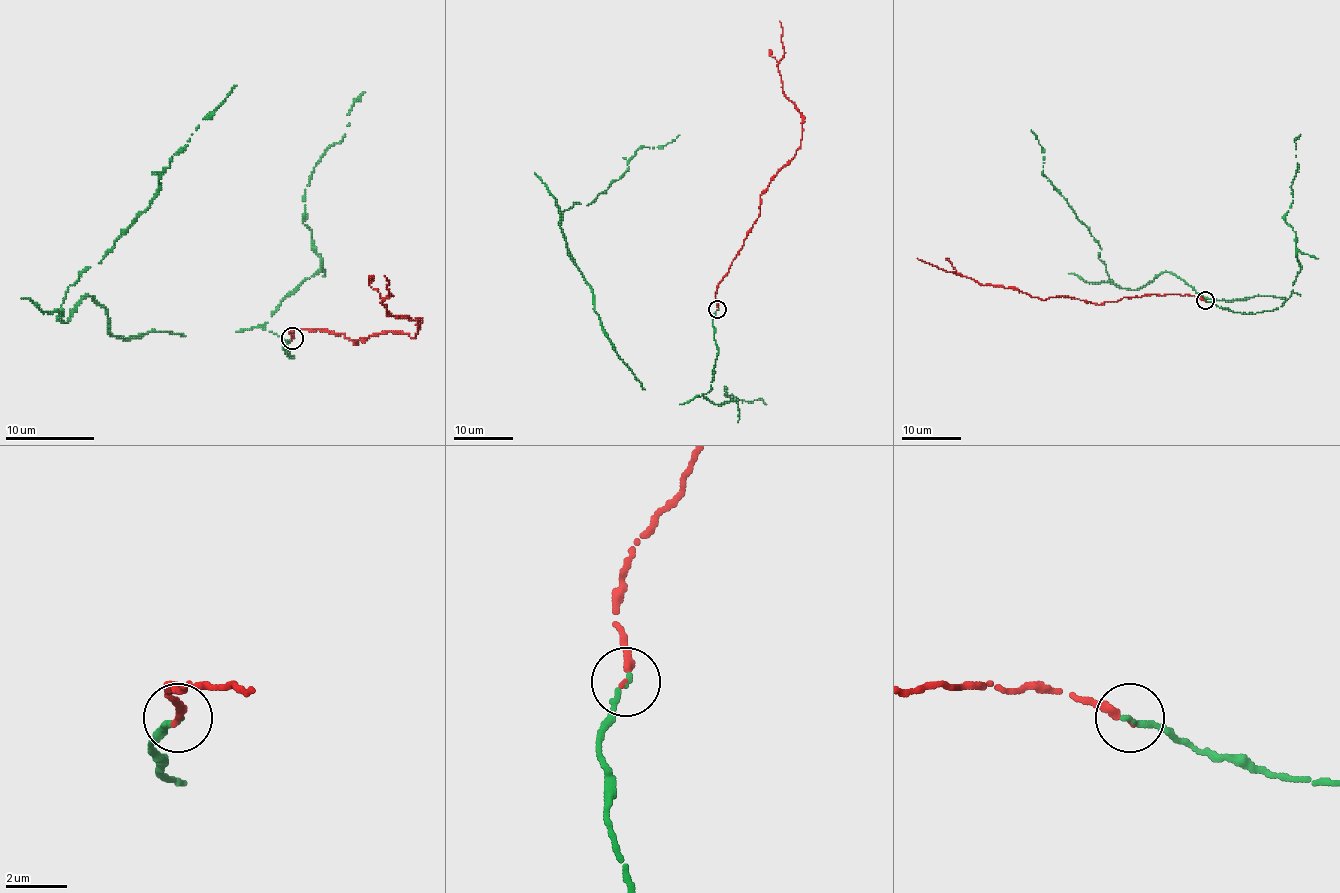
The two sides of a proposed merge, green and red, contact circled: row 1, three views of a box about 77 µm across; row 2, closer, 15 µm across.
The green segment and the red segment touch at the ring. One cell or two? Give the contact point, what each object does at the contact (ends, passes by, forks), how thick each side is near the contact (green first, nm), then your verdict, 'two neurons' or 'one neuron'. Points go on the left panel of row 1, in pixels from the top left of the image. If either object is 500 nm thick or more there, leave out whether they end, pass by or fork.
at (292, 338); green ends there; red ends there; 180 nm thick on the green side, 260 nm on the other; one neuron

